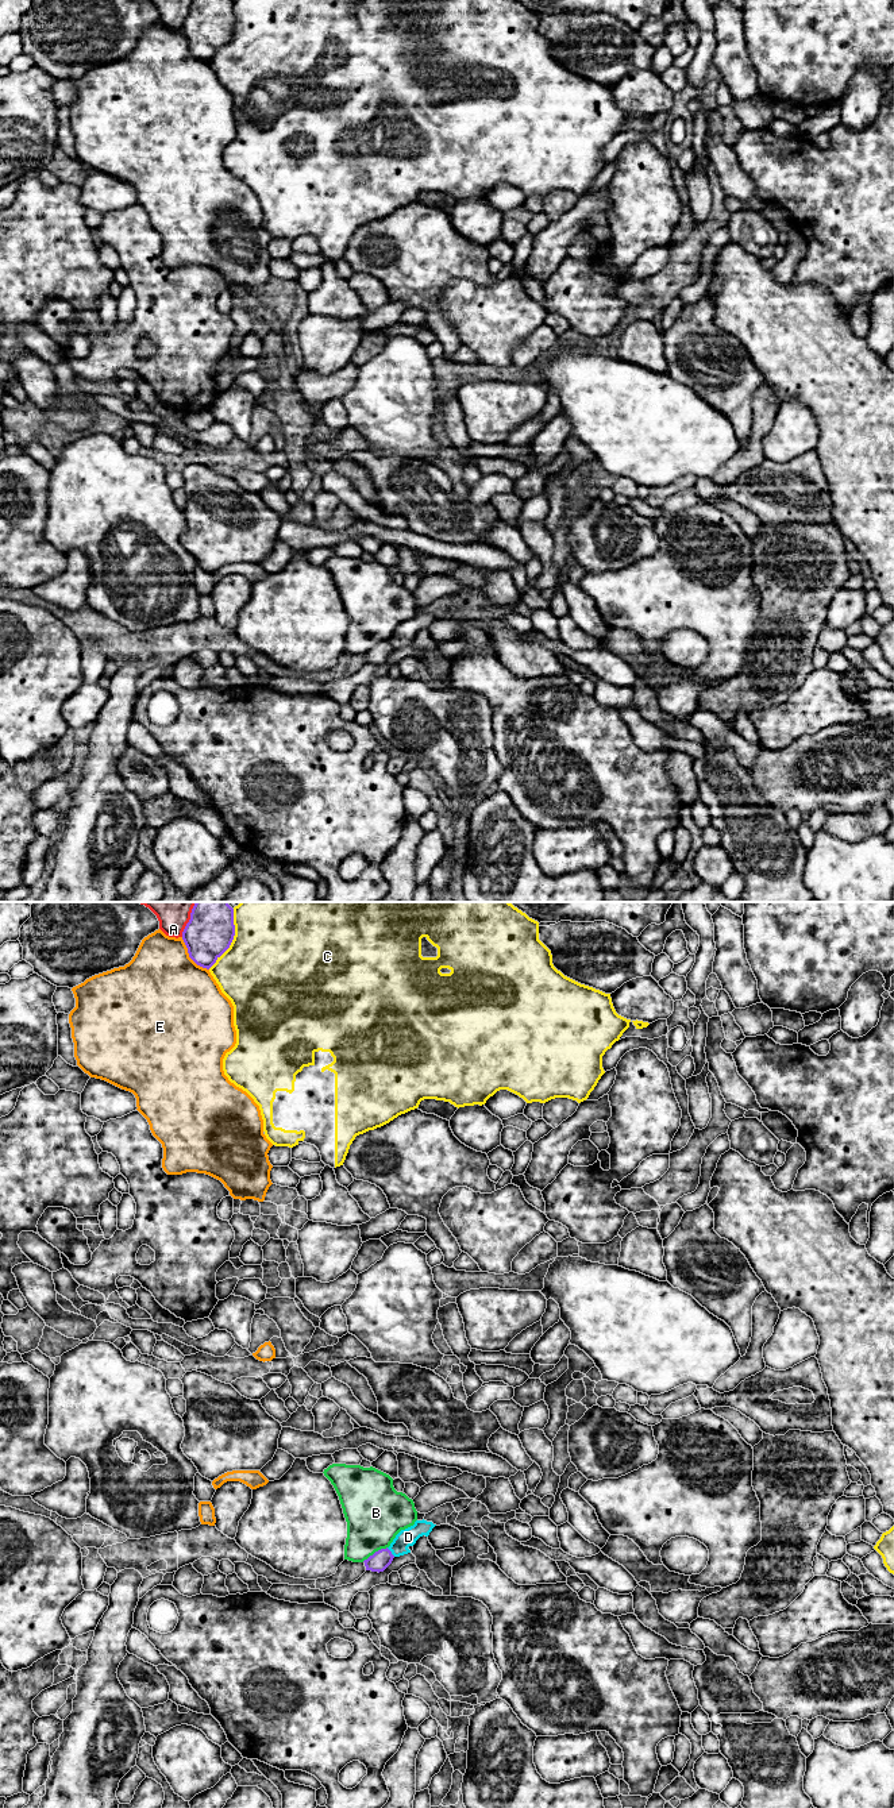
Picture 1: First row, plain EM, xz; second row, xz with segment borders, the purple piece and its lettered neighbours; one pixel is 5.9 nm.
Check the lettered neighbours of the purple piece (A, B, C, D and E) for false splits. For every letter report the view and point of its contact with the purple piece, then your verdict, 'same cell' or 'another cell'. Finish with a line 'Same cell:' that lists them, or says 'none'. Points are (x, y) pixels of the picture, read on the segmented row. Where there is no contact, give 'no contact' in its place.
A: contact xz (189, 920); another cell
B: contact xz (376, 1552); another cell
C: contact xz (232, 939); another cell
D: contact xz (390, 1552); another cell
E: contact xz (189, 956); another cell
Same cell: none

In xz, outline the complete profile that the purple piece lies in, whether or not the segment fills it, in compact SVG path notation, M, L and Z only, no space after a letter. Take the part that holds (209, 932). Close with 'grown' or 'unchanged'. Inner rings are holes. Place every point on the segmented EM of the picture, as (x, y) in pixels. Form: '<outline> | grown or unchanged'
M196 902L190 920L182 932L189 957L200 967L209 969L230 948L235 936L234 909L228 902Z | unchanged

